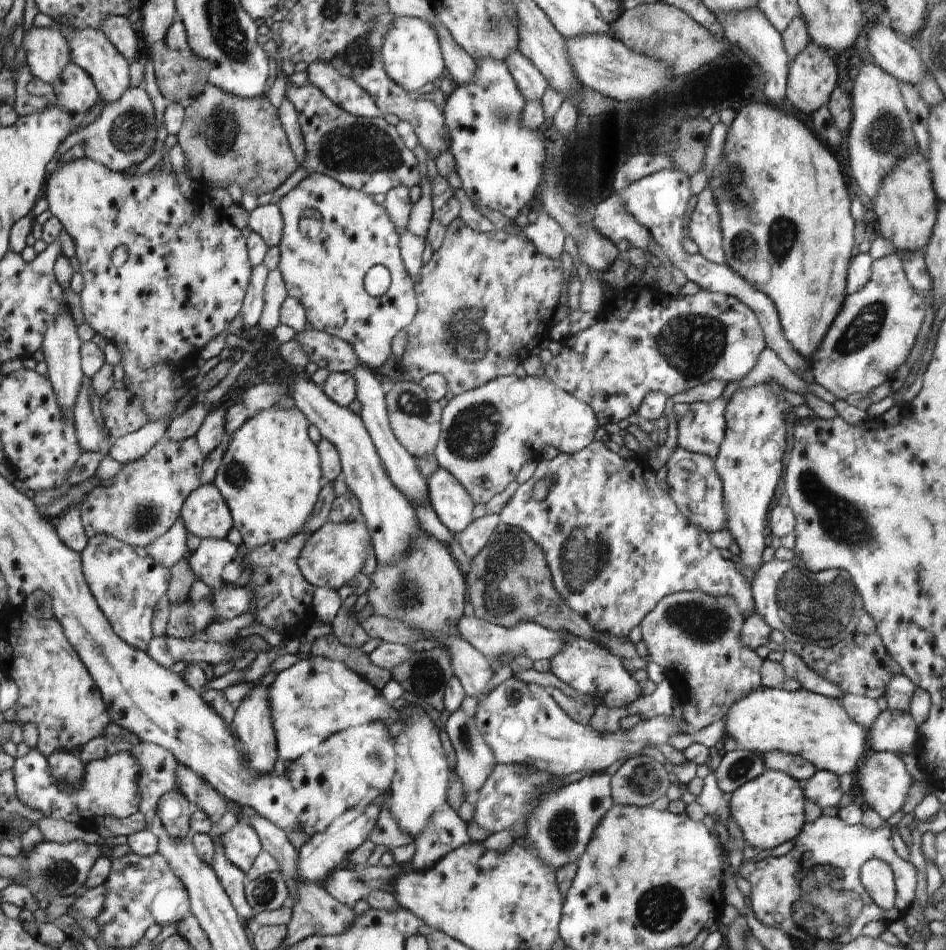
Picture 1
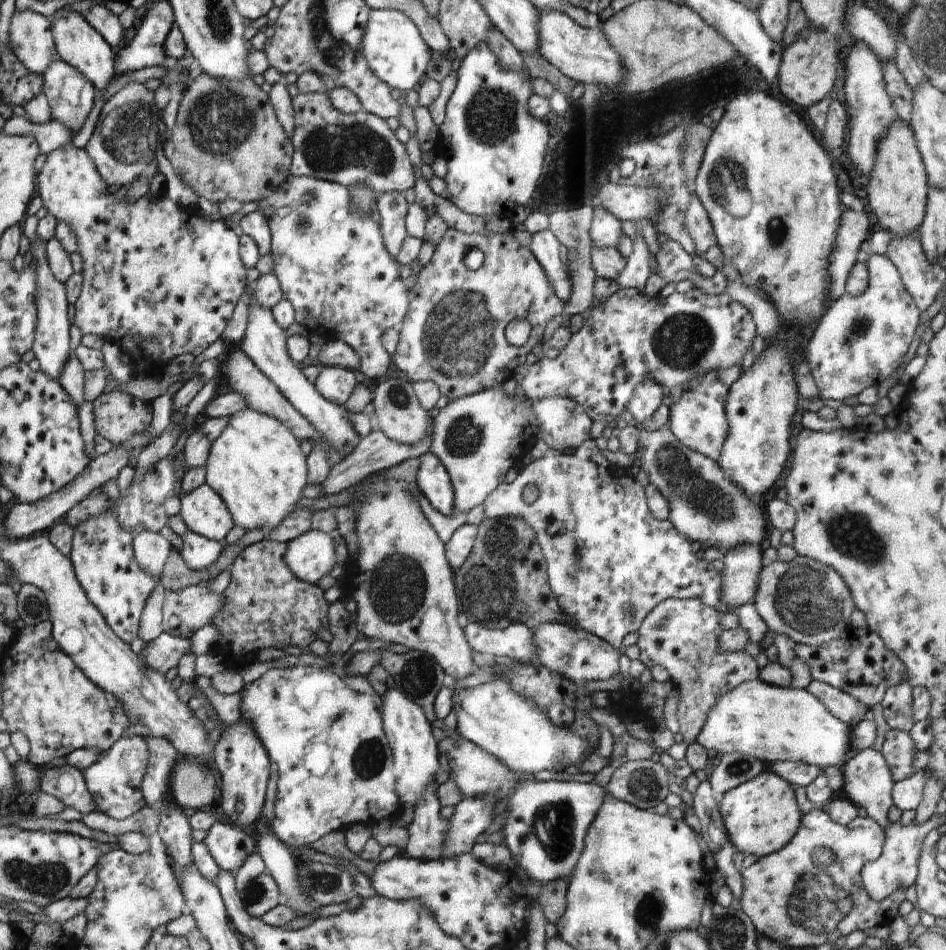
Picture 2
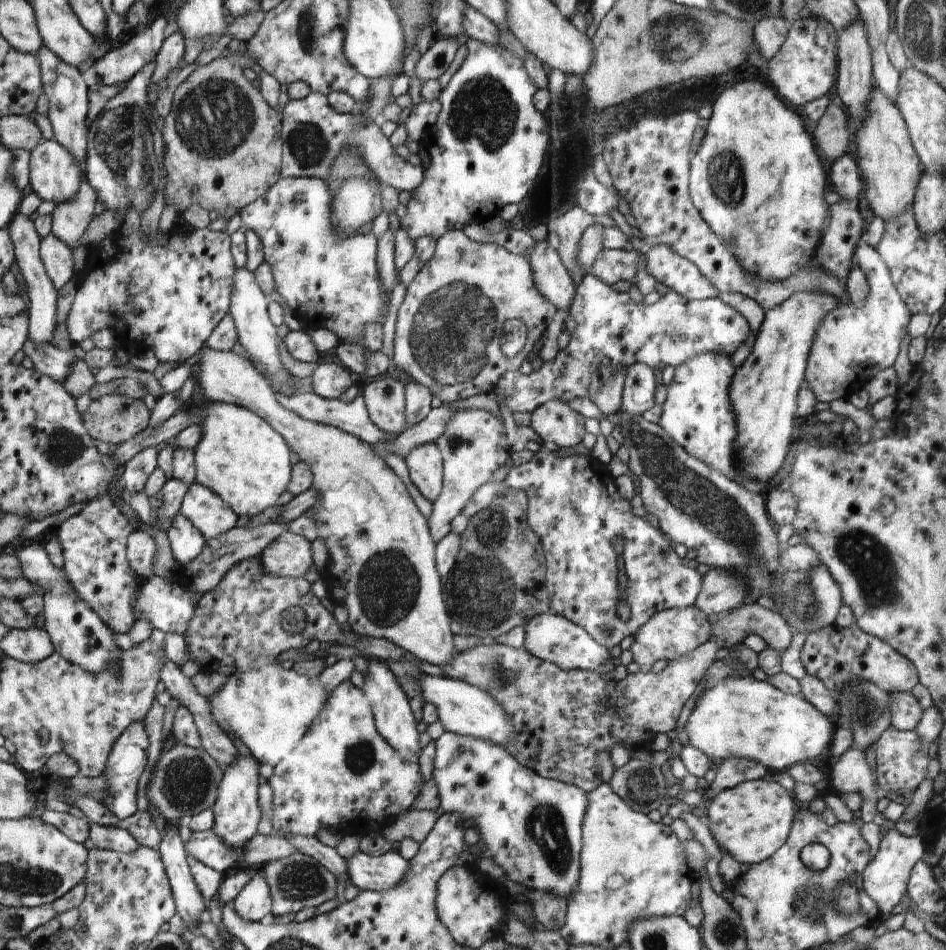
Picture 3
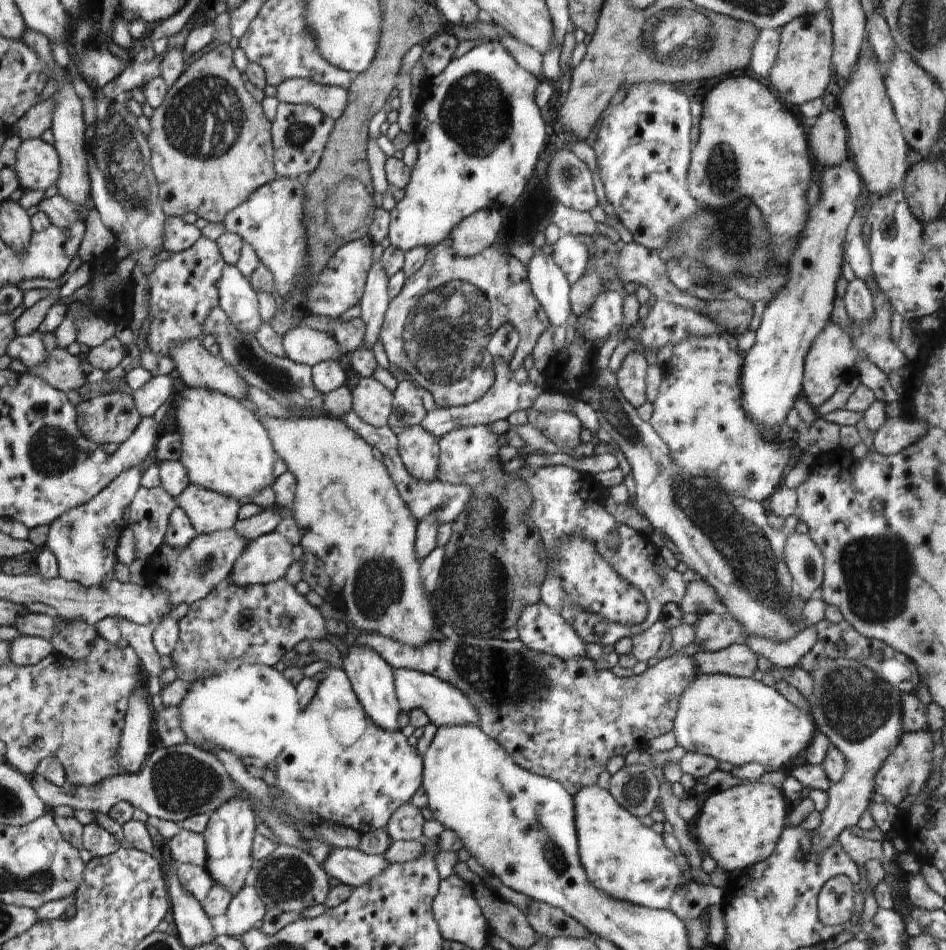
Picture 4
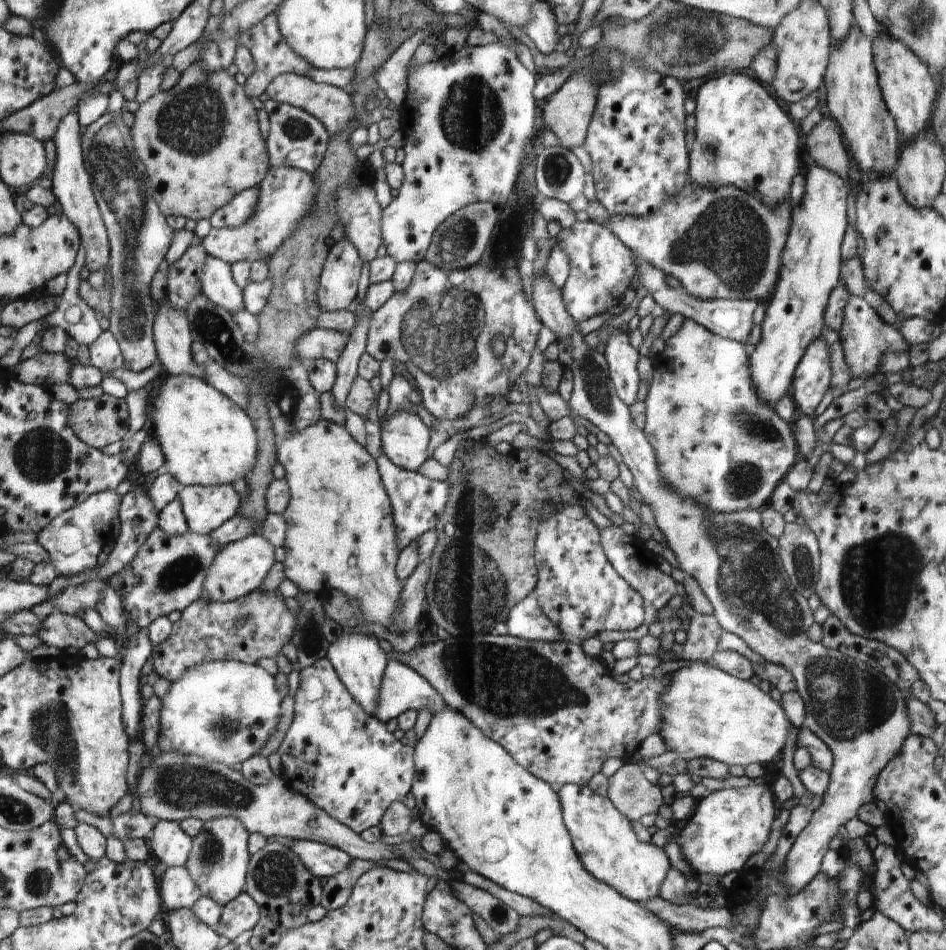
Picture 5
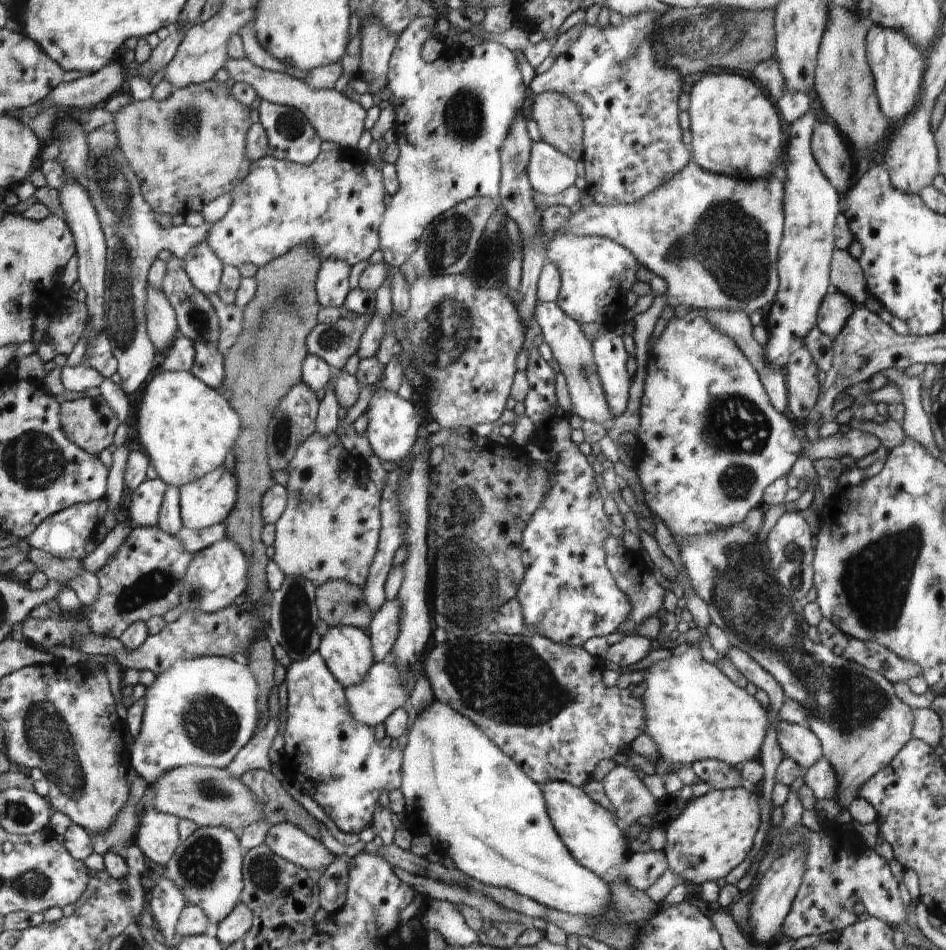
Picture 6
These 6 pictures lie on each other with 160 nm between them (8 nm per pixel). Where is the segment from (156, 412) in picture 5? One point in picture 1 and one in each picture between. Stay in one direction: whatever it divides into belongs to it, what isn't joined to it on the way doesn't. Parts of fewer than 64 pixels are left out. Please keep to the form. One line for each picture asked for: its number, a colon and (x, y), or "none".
1: (270, 475)
2: (257, 465)
3: (240, 456)
4: (225, 448)

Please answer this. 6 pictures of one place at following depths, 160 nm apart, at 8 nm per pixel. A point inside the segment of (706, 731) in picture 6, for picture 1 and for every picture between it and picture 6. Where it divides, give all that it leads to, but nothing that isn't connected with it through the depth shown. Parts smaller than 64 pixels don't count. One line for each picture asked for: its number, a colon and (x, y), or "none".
1: (815, 727)
2: (772, 723)
3: (741, 717)
4: (738, 720)
5: (706, 712)

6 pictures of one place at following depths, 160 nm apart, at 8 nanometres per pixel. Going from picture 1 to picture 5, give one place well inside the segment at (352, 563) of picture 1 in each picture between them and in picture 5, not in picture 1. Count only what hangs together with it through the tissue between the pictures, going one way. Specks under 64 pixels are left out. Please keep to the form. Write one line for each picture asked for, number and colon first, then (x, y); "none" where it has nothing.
2: (310, 556)
3: (289, 556)
4: (265, 561)
5: (244, 563)

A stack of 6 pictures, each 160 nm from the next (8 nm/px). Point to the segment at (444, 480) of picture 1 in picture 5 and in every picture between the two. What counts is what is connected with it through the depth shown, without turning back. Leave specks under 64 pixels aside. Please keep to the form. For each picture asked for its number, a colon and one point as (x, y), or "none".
2: (434, 482)
3: (425, 463)
4: (417, 448)
5: (404, 437)

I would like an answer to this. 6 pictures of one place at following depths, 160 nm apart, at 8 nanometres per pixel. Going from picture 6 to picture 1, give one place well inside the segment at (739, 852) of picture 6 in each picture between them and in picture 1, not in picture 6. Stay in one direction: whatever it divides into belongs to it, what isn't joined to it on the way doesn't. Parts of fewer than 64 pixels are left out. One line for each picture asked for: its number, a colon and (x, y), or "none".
1: (769, 809)
2: (761, 816)
3: (750, 822)
4: (739, 827)
5: (729, 826)

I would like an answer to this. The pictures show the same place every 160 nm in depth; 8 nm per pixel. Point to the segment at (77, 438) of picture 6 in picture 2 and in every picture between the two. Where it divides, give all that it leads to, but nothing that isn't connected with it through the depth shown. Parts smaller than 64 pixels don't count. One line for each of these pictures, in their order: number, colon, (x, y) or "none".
2: (118, 416)
3: (116, 419)
4: (110, 418)
5: (100, 422)

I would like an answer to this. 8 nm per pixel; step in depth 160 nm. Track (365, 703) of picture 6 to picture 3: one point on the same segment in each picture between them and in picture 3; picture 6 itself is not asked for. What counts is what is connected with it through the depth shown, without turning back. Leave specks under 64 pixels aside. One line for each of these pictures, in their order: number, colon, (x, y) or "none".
3: (464, 709)
4: (445, 705)
5: (404, 689)

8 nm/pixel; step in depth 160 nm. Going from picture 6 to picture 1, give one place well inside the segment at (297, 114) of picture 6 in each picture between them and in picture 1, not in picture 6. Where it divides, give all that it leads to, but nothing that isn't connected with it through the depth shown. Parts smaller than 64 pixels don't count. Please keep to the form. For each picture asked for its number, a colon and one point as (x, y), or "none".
1: (364, 153)
2: (357, 149)
3: (313, 134)
4: (301, 133)
5: (296, 139)

